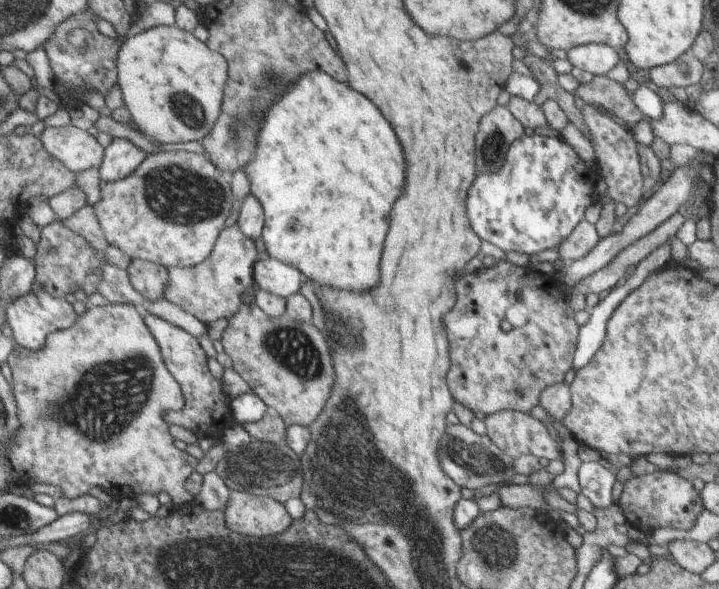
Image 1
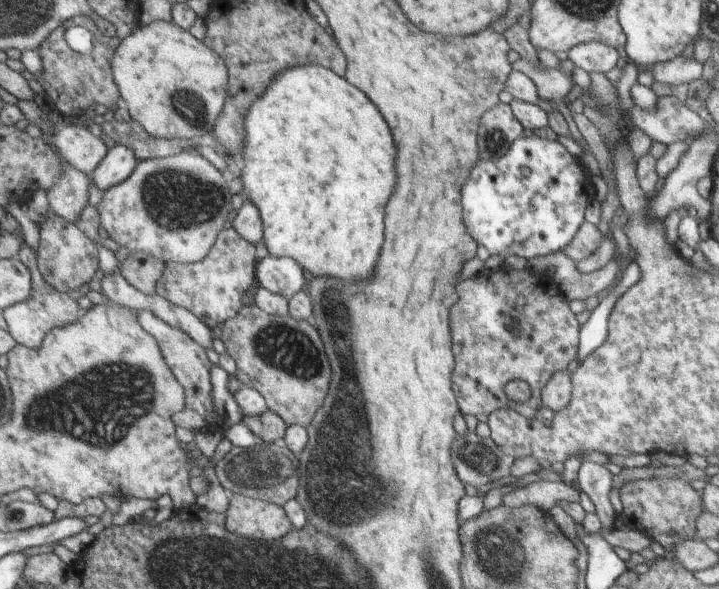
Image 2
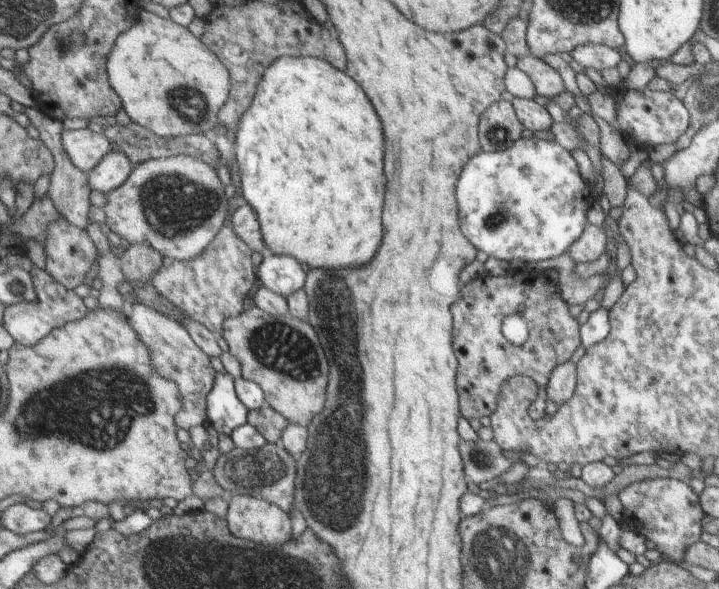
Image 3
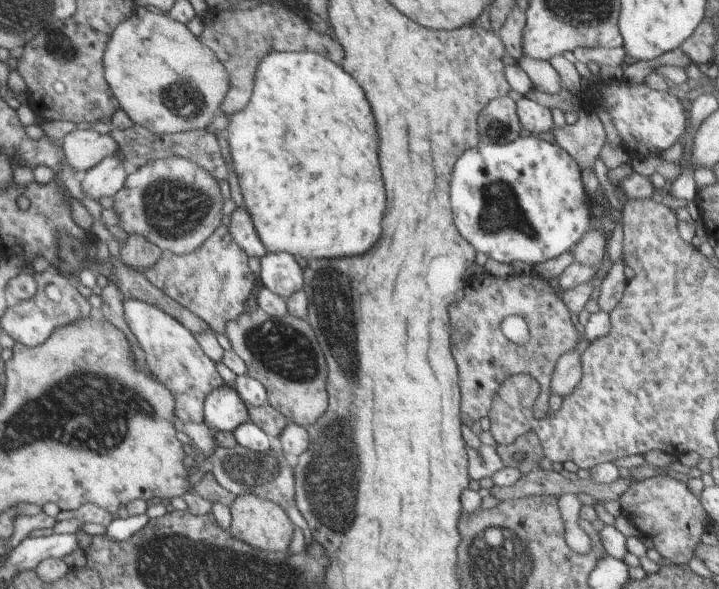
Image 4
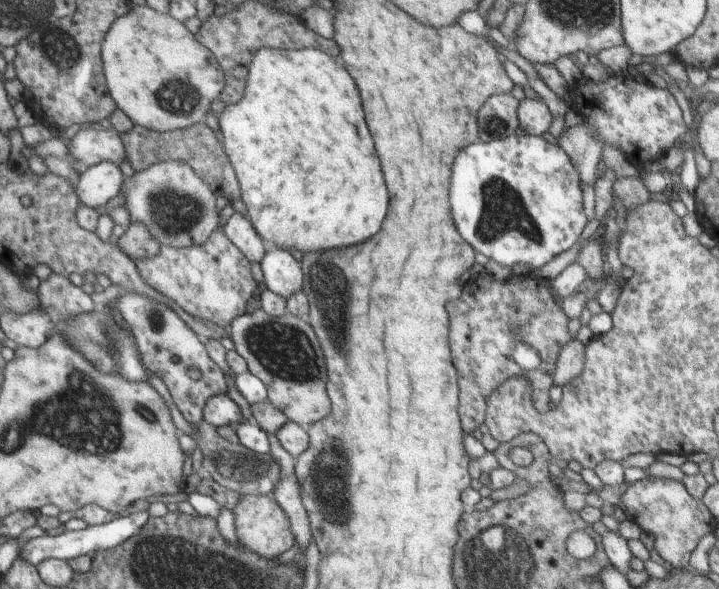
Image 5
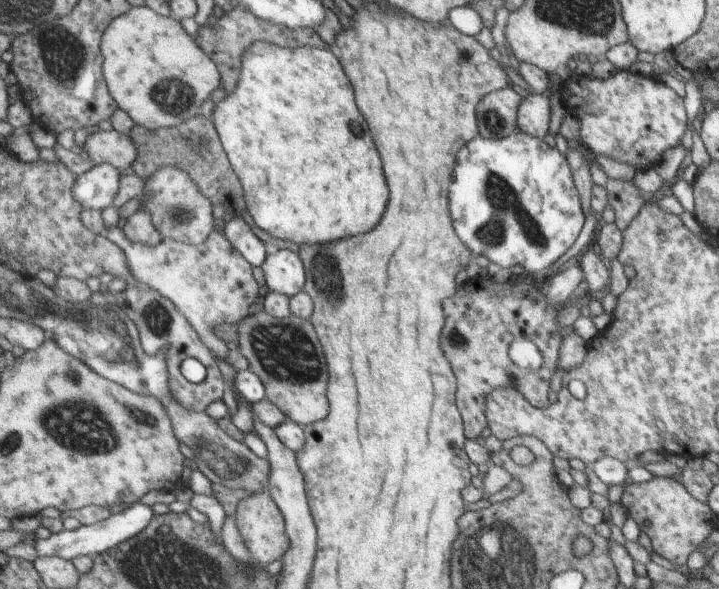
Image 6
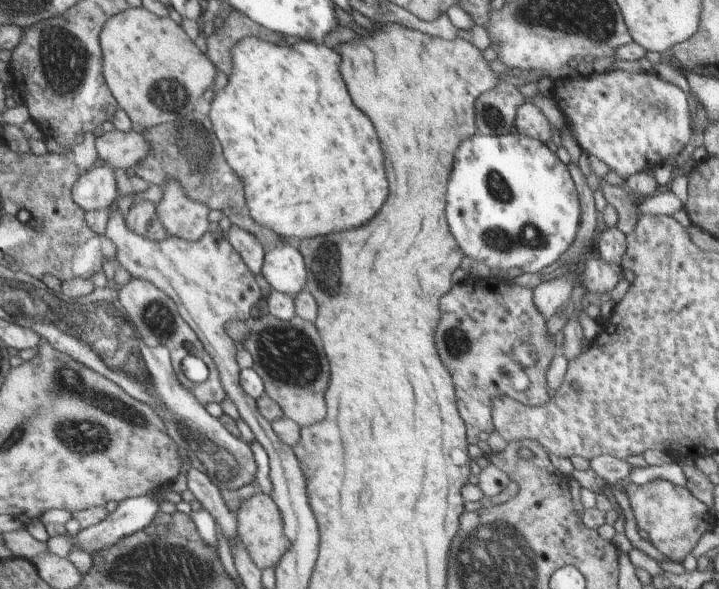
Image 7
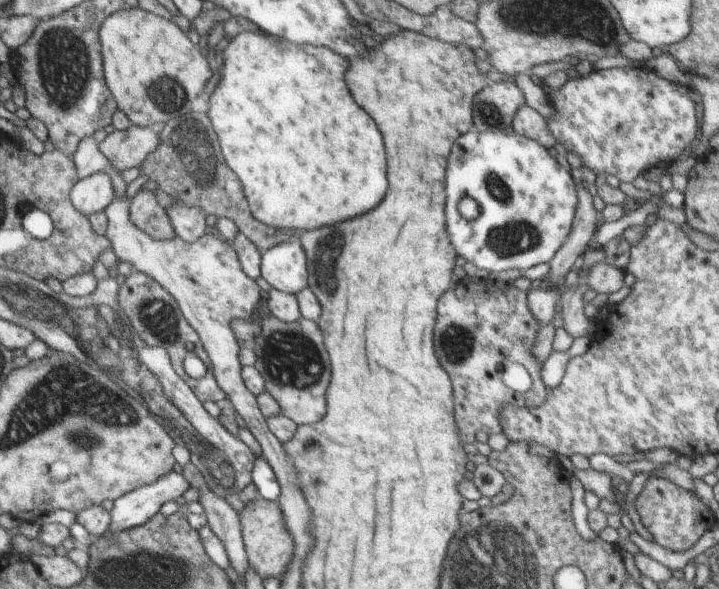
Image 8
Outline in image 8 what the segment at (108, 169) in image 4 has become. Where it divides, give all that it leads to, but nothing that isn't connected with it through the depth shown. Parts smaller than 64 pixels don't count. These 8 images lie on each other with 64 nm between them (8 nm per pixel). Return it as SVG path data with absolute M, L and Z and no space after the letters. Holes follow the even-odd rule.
M99 173L80 179L71 189L69 200L86 217L103 212L115 198L108 175Z

